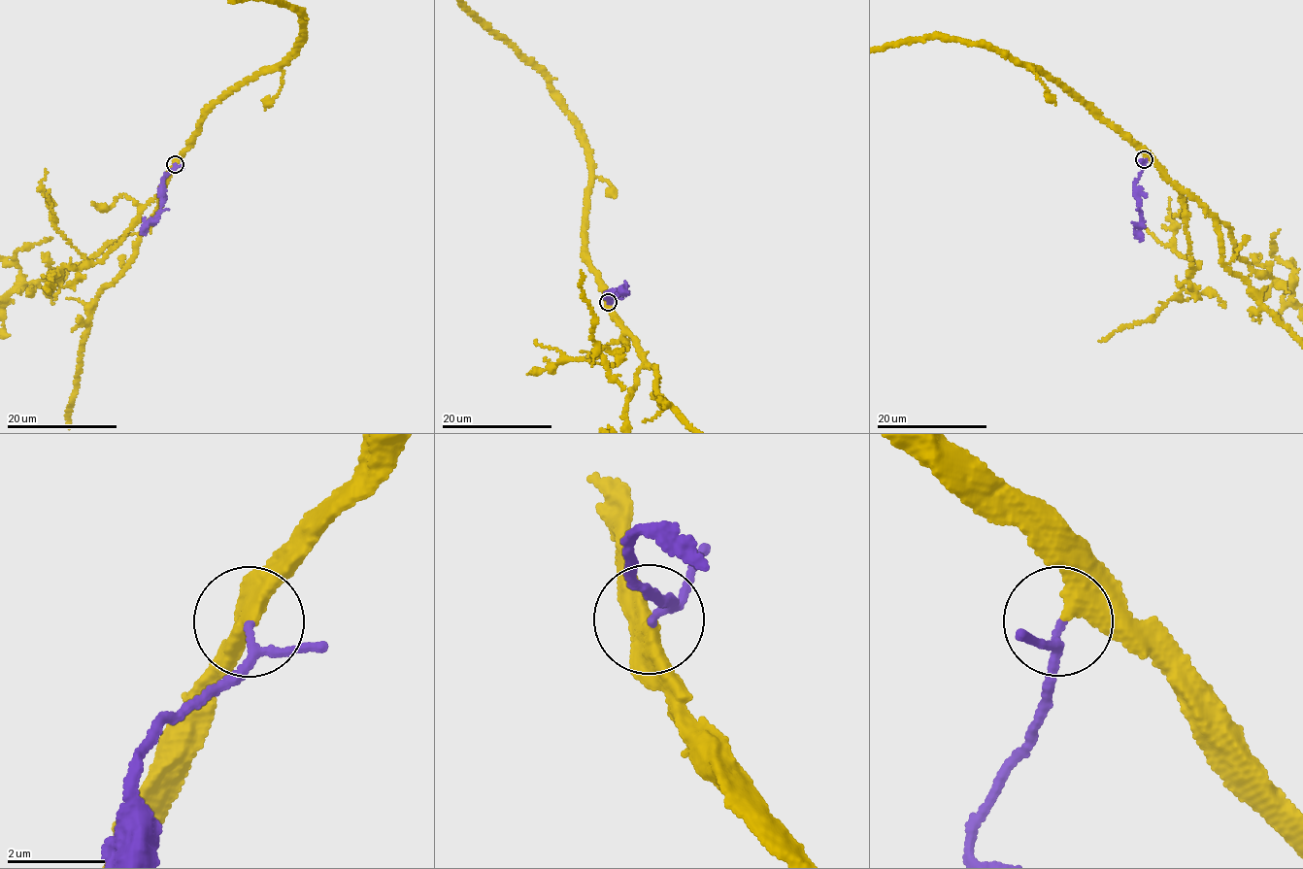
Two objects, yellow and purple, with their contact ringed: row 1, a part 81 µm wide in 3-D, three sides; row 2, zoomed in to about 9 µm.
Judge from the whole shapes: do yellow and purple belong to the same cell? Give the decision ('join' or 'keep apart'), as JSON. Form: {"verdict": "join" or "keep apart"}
{"verdict": "join"}

